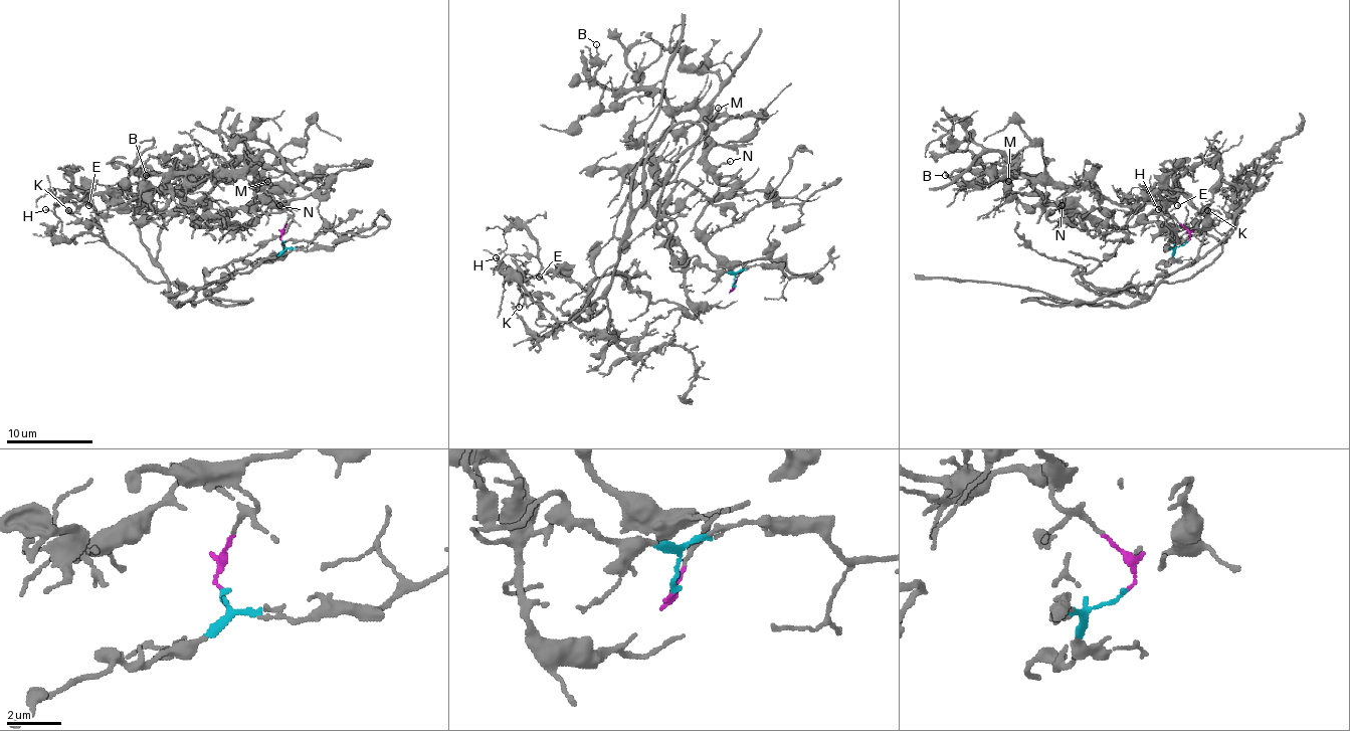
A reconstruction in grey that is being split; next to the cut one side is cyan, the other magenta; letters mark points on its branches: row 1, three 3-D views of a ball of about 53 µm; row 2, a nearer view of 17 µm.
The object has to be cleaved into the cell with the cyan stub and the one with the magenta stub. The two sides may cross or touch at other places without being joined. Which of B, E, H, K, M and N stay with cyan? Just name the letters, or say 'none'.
E, H, K

